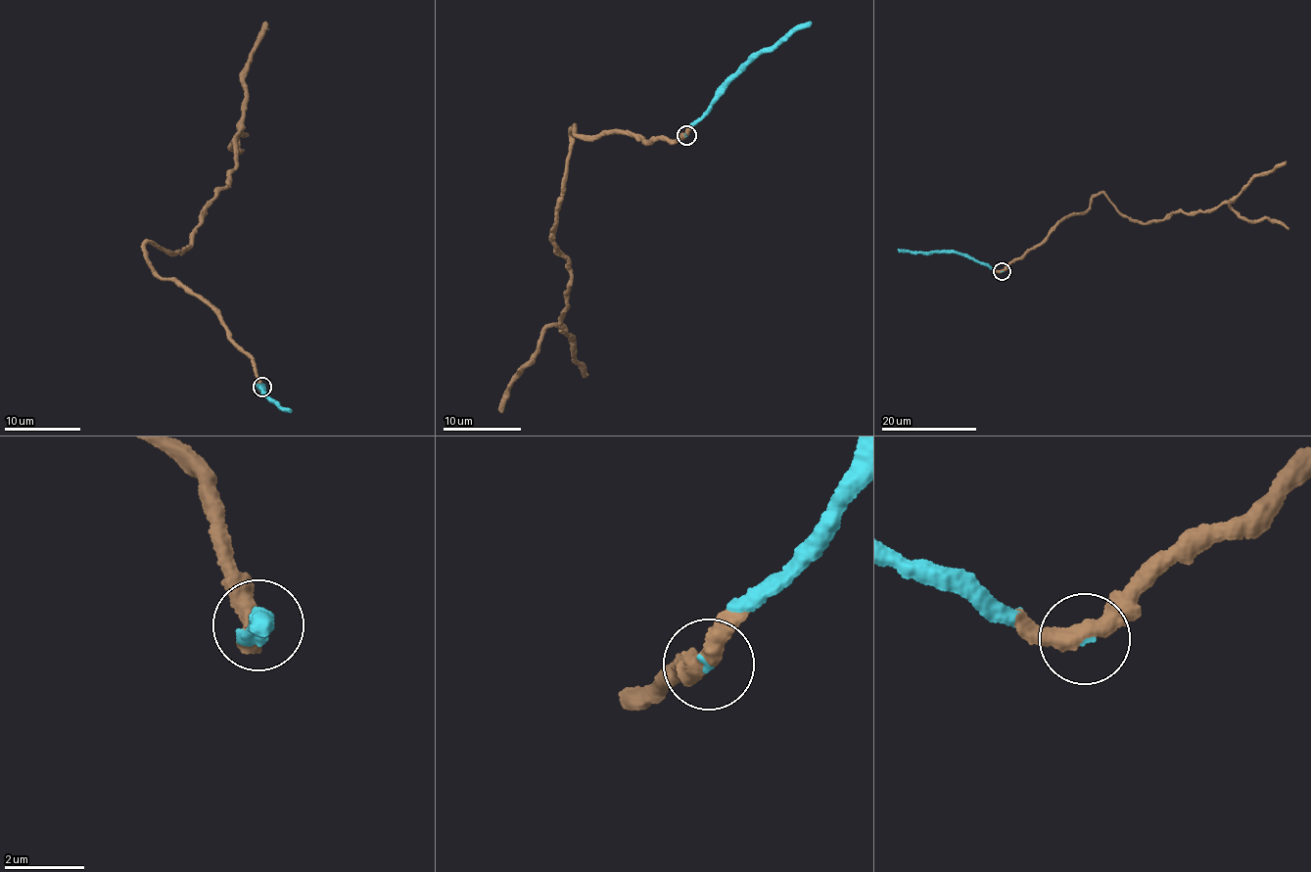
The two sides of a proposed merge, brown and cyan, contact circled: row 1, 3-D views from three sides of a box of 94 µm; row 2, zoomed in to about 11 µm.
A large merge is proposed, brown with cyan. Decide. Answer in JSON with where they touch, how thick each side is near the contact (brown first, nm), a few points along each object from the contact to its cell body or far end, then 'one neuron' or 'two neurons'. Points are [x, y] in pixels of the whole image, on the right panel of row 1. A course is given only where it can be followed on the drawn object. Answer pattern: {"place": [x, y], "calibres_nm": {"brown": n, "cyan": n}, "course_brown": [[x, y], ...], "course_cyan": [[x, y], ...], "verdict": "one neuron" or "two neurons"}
{"place": [1002, 271], "calibres_nm": {"brown": 440, "cyan": 80}, "course_brown": [[1002, 271], [1100, 193], [1131, 218], [1163, 221], [1176, 211], [1206, 212], [1229, 202], [1286, 160]], "course_cyan": [[1002, 271], [955, 252], [912, 253], [897, 249]], "verdict": "one neuron"}

